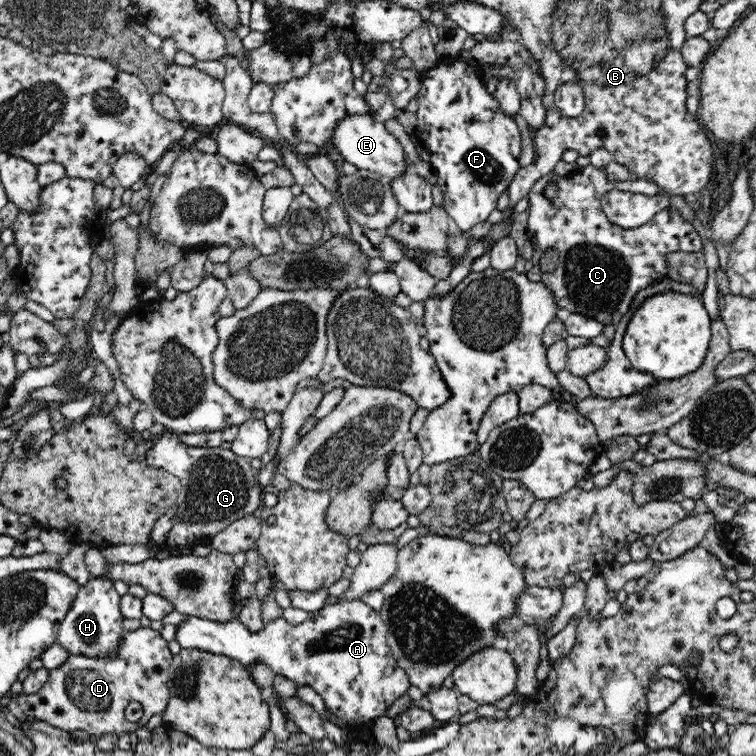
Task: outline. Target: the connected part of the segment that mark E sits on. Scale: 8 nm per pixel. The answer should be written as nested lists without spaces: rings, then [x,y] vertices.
[[[373,113],[348,114],[348,116],[340,118],[332,130],[330,140],[332,146],[344,157],[344,160],[354,164],[358,169],[378,172],[390,181],[411,172],[411,169],[406,167],[408,161],[404,157],[400,142],[386,129],[384,123],[374,119]]]

